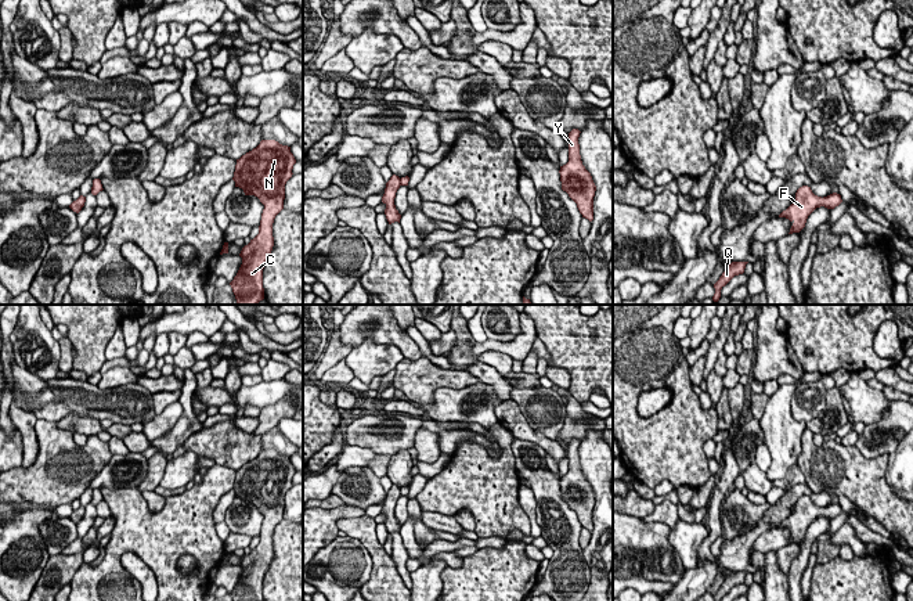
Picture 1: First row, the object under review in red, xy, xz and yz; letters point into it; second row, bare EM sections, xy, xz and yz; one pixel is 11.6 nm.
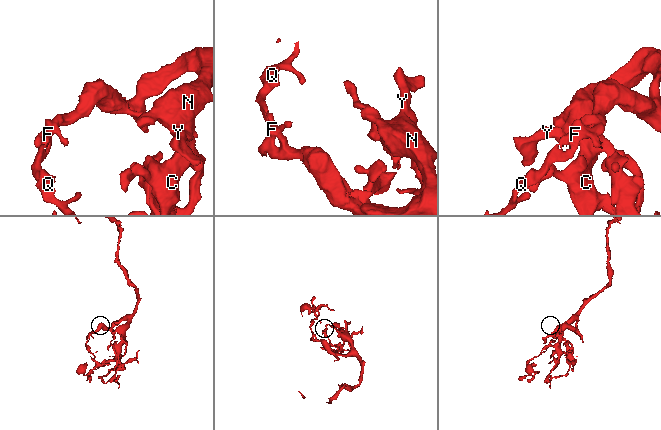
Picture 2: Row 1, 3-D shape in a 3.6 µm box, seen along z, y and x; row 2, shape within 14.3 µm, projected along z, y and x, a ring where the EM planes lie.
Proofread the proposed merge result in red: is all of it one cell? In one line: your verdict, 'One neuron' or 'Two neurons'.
One neuron

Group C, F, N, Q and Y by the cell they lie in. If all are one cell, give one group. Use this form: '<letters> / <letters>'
C F N Q Y

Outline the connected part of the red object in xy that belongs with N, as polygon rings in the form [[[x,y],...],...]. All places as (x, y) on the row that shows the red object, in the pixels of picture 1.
[[[261,140],[252,151],[237,159],[232,180],[235,187],[243,190],[245,195],[255,195],[264,205],[259,234],[245,245],[239,253],[242,264],[230,282],[238,305],[257,305],[264,299],[263,269],[273,251],[273,223],[275,216],[284,209],[285,184],[292,177],[292,169],[296,163],[290,147],[282,145],[275,140]]]

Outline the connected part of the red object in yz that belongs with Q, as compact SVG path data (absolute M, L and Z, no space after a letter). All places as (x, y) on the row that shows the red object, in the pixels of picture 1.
M732 262L725 271L722 273L722 276L719 277L719 280L714 284L715 288L715 294L712 296L714 302L718 302L721 298L721 289L735 277L739 274L744 273L746 264L748 262Z

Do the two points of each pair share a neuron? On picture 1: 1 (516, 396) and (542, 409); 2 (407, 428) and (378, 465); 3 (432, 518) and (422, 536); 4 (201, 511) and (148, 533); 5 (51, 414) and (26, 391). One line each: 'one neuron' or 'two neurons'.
1: one neuron
2: one neuron
3: two neurons
4: one neuron
5: one neuron

